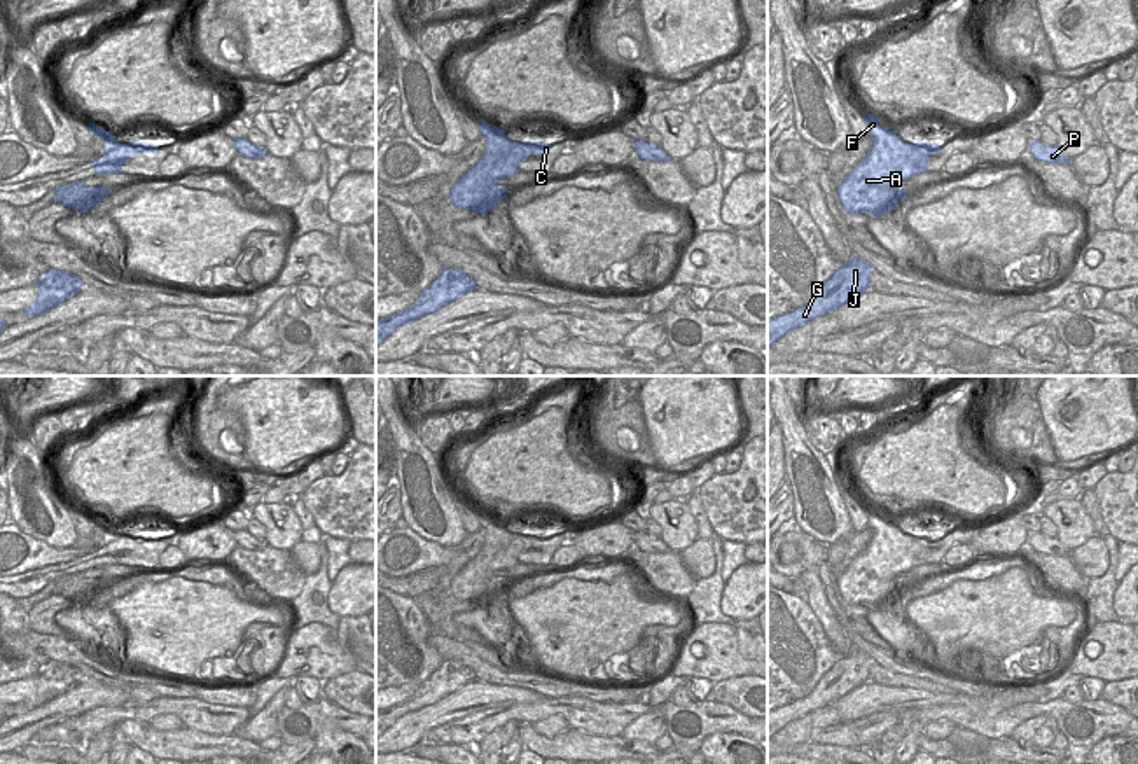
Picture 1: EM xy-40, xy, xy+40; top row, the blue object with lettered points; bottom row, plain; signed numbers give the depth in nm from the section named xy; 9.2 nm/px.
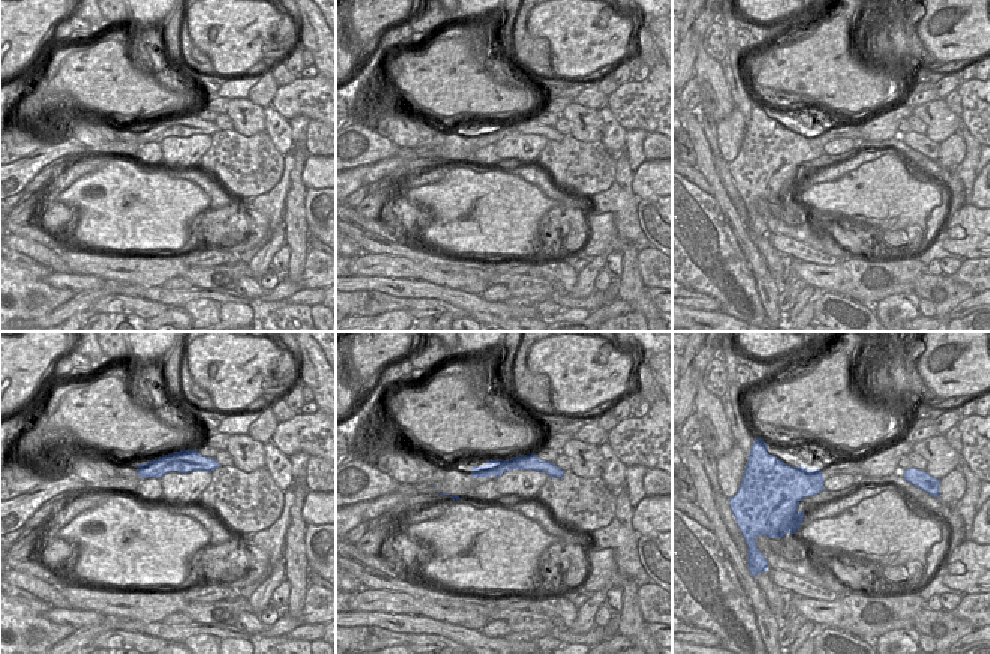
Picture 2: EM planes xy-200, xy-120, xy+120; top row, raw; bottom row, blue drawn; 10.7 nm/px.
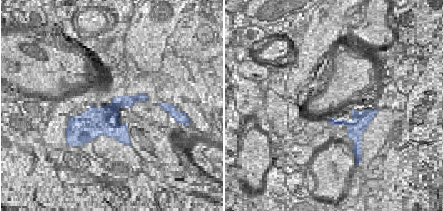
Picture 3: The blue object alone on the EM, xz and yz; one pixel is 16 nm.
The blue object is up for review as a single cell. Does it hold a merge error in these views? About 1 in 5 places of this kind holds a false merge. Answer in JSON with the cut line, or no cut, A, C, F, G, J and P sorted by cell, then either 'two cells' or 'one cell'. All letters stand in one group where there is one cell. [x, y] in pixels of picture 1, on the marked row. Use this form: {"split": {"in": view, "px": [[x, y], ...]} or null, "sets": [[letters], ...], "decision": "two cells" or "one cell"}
{"split": {"in": "xy-40", "px": [[149, 144], [133, 152]]}, "sets": [["A", "F", "G", "J"], ["C", "P"]], "decision": "two cells"}

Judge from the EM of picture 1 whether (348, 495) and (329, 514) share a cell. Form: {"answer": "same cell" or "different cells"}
{"answer": "same cell"}

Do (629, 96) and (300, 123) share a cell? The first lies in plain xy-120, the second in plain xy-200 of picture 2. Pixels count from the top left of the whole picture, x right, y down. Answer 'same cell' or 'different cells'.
different cells

